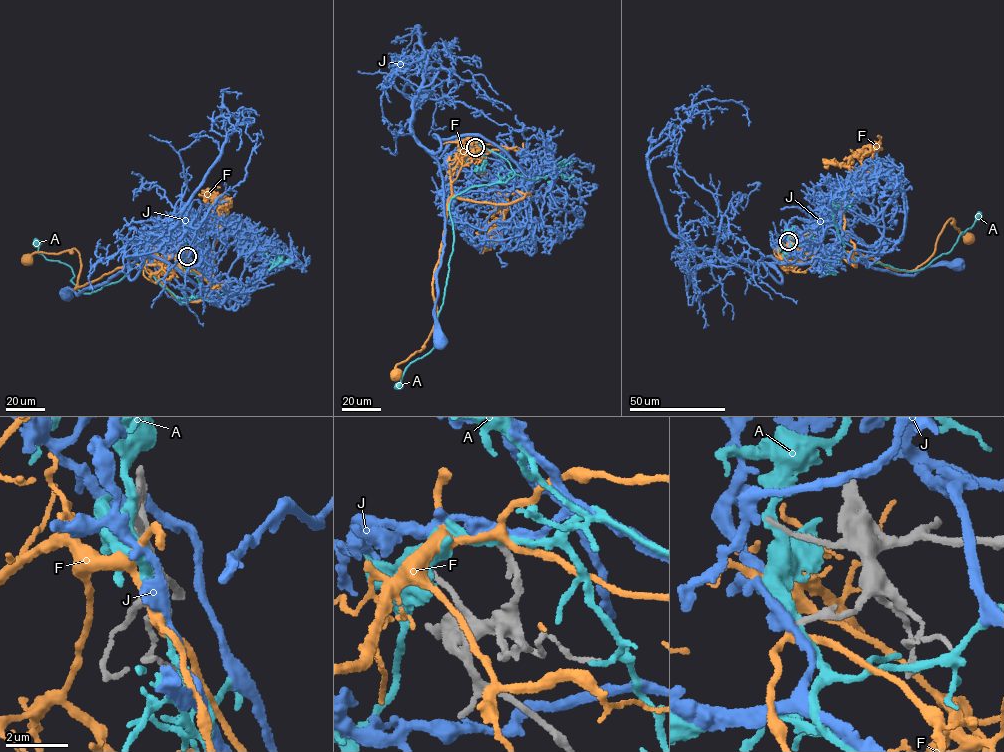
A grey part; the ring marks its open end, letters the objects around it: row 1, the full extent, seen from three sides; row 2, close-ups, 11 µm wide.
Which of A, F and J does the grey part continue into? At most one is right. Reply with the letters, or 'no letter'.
no letter

